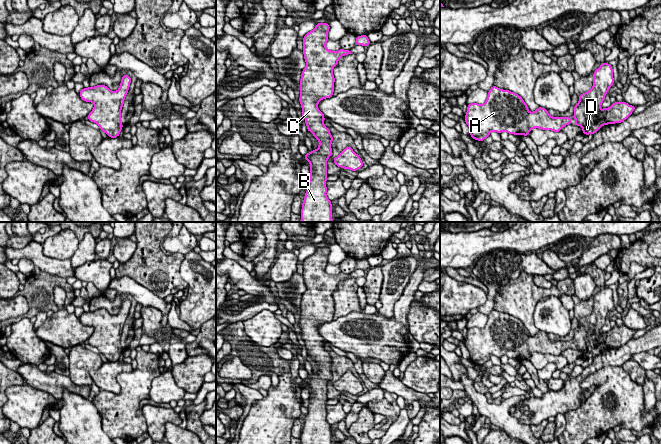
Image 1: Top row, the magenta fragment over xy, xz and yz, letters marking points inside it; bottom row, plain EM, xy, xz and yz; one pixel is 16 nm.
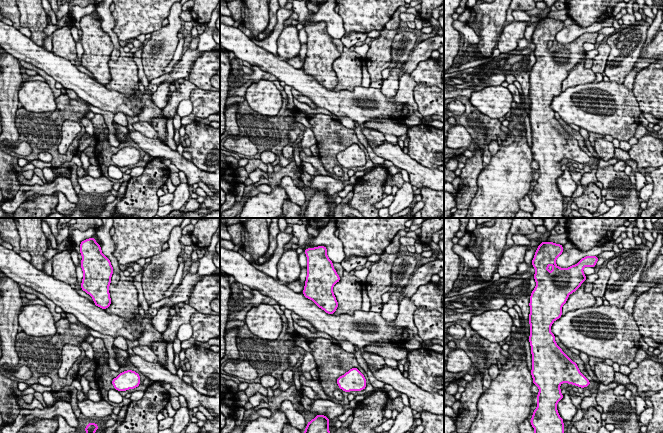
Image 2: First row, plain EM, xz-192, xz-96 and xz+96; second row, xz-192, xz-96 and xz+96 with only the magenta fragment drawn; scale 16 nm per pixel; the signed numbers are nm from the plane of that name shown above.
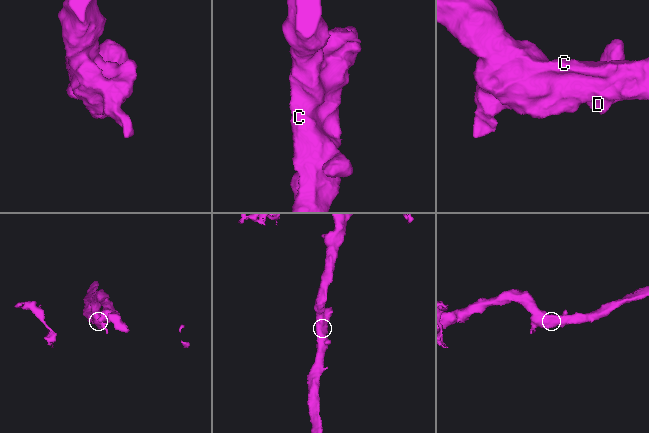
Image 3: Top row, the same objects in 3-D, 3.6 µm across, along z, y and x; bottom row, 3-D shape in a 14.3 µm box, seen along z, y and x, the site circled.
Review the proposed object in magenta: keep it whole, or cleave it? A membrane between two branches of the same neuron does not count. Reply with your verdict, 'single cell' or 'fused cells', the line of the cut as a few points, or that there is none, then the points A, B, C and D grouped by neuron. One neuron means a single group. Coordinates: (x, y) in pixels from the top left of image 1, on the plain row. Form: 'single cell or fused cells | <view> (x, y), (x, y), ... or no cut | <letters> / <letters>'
single cell | no cut | A B C D

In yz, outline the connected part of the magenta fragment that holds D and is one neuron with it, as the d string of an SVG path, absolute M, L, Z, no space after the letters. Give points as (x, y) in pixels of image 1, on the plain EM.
M603 287L593 298L592 313L579 319L579 326L574 331L575 349L583 352L582 357L595 358L603 349L621 347L634 335L625 325L611 328L609 332L600 333L606 317L614 307L613 293Z

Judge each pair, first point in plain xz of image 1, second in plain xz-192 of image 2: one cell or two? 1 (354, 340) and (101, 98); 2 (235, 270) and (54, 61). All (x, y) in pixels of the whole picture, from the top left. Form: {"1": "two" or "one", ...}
{"1": "one", "2": "one"}

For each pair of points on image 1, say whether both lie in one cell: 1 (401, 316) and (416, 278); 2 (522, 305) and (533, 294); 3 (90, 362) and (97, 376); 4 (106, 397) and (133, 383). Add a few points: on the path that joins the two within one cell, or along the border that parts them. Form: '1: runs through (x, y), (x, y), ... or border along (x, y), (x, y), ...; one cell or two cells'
1: runs through (402, 307), (412, 287); one cell
2: runs through (525, 302), (530, 297); one cell
3: border along (103, 363), (97, 369), (89, 372), (92, 381); two cells
4: runs through (113, 397), (119, 397), (126, 390); one cell

